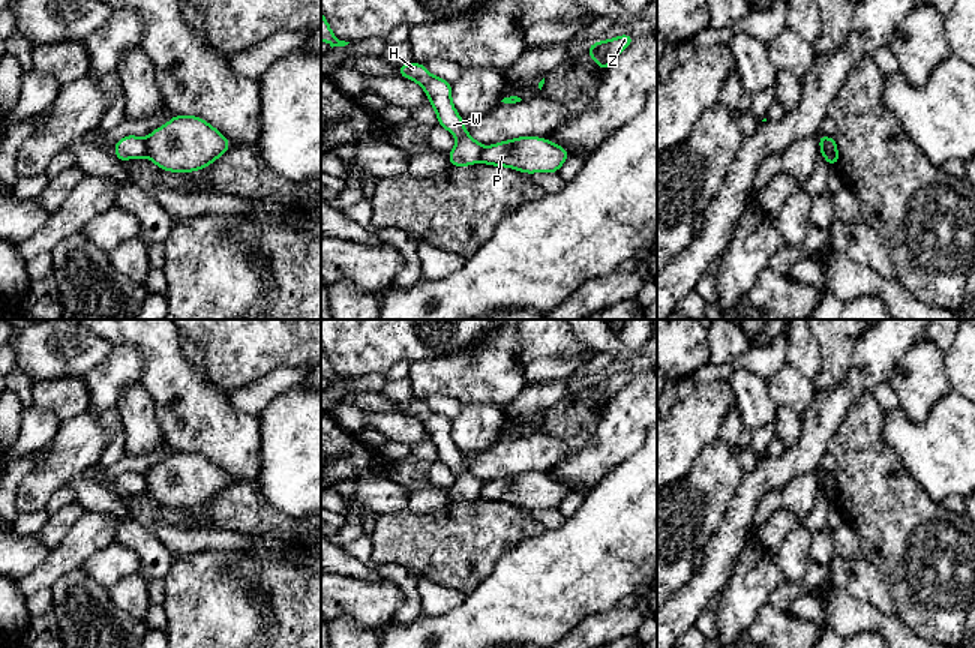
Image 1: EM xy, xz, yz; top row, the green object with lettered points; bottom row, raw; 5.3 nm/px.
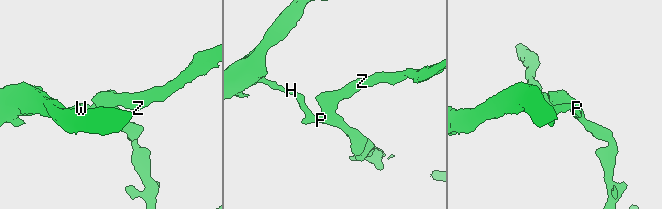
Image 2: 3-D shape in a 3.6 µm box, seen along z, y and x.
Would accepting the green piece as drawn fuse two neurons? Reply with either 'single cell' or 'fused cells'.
fused cells

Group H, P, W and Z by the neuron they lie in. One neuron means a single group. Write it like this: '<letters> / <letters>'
H W / P Z

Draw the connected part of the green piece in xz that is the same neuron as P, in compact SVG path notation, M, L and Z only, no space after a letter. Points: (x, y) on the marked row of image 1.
M519 136L484 147L482 164L508 166L520 172L558 172L568 152L546 138Z

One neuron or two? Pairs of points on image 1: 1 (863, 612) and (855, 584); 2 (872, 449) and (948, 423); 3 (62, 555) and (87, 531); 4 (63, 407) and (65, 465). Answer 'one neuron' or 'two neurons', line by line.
1: two neurons
2: two neurons
3: one neuron
4: two neurons

